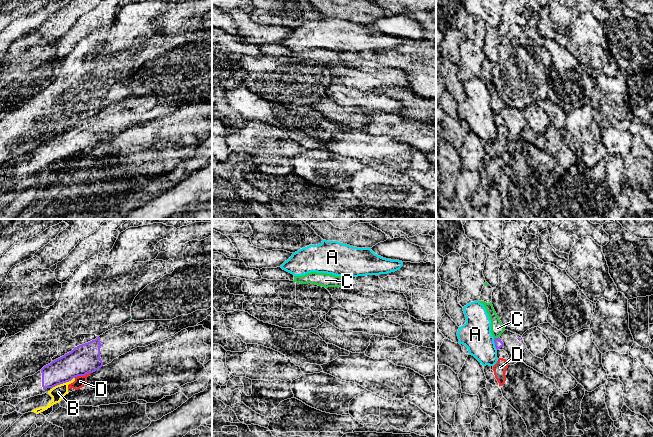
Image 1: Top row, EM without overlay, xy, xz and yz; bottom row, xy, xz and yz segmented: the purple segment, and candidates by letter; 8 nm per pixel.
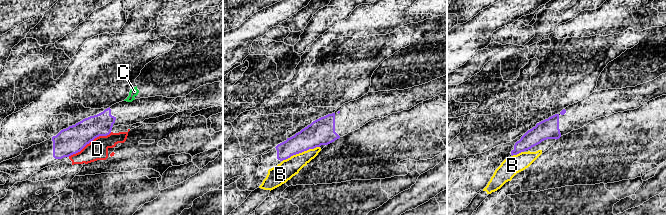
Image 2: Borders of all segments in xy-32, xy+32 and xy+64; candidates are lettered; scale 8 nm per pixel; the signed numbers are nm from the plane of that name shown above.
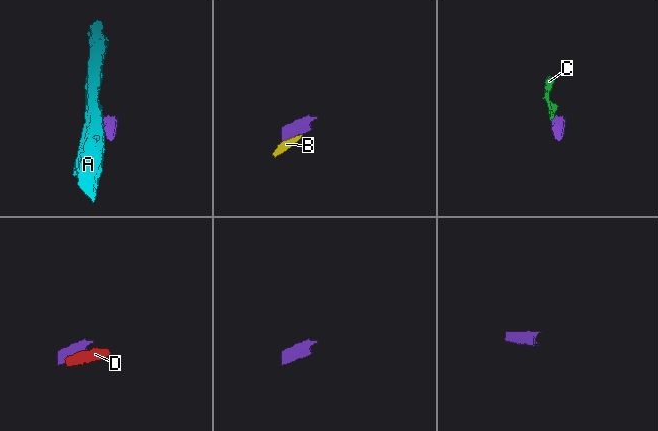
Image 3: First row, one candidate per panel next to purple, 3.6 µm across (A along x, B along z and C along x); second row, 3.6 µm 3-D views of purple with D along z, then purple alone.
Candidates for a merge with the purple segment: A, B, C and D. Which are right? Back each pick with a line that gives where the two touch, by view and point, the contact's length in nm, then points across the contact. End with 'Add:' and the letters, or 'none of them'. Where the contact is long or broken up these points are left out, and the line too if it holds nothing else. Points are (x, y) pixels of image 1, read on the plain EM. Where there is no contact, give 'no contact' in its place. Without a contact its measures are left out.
Add: none of them

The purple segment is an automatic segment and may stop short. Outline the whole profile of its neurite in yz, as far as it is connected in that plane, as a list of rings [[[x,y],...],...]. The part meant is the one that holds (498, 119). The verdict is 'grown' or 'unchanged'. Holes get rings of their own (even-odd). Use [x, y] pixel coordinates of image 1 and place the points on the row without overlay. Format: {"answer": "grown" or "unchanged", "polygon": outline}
{"answer": "grown", "polygon": [[[505,106],[500,113],[495,114],[494,119],[497,126],[504,126],[508,130],[508,141],[519,138],[527,125],[522,112],[508,106]]]}

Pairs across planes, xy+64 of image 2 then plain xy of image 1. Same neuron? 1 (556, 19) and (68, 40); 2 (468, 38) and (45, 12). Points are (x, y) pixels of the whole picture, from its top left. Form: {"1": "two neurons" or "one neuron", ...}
{"1": "one neuron", "2": "one neuron"}

